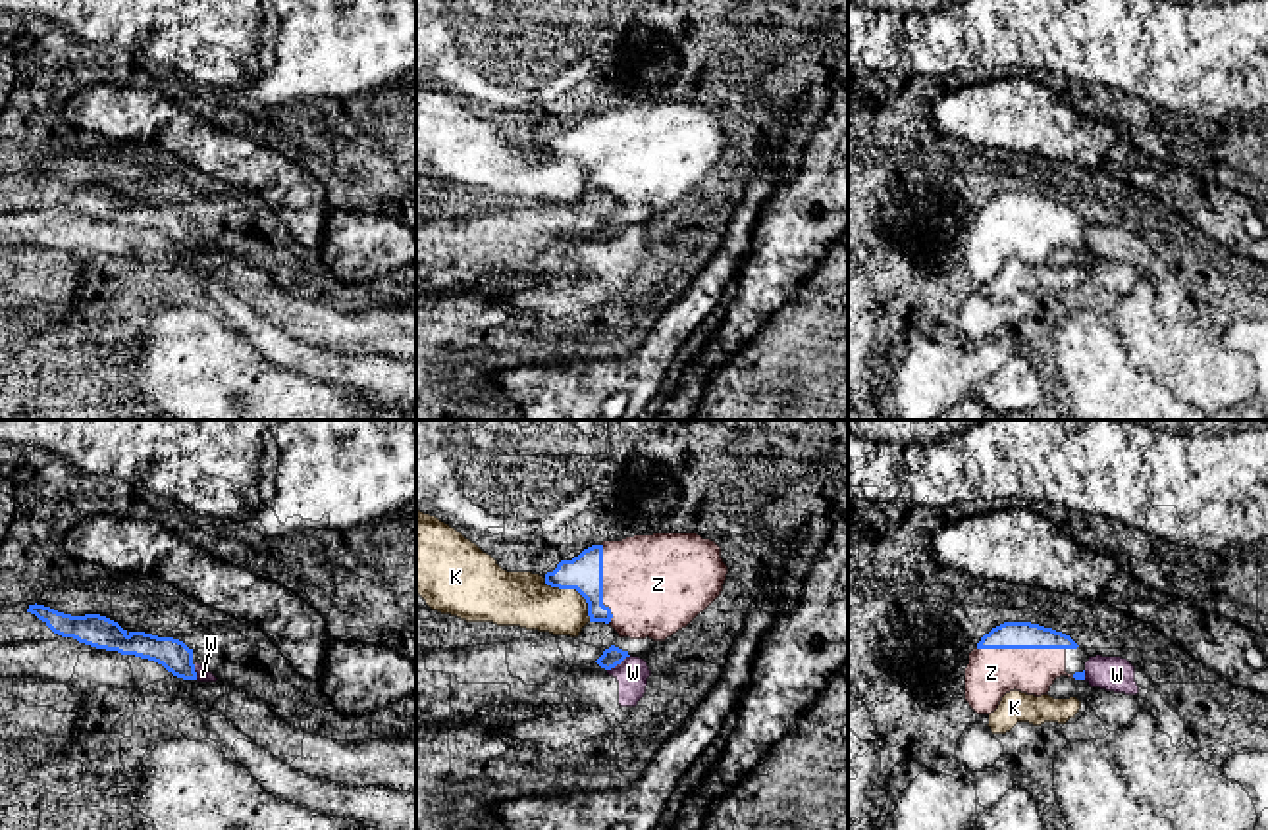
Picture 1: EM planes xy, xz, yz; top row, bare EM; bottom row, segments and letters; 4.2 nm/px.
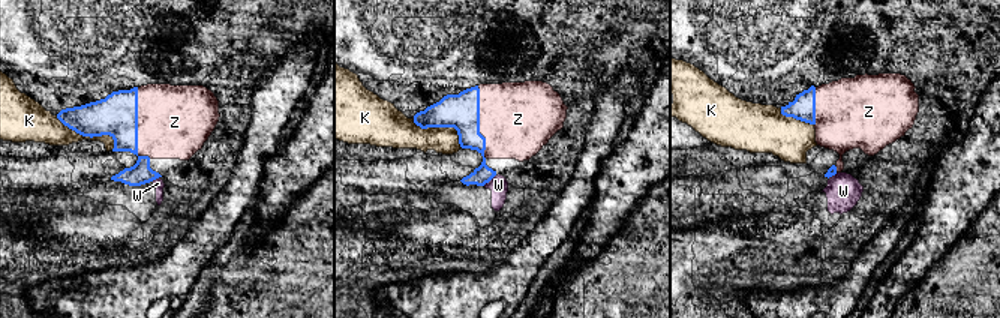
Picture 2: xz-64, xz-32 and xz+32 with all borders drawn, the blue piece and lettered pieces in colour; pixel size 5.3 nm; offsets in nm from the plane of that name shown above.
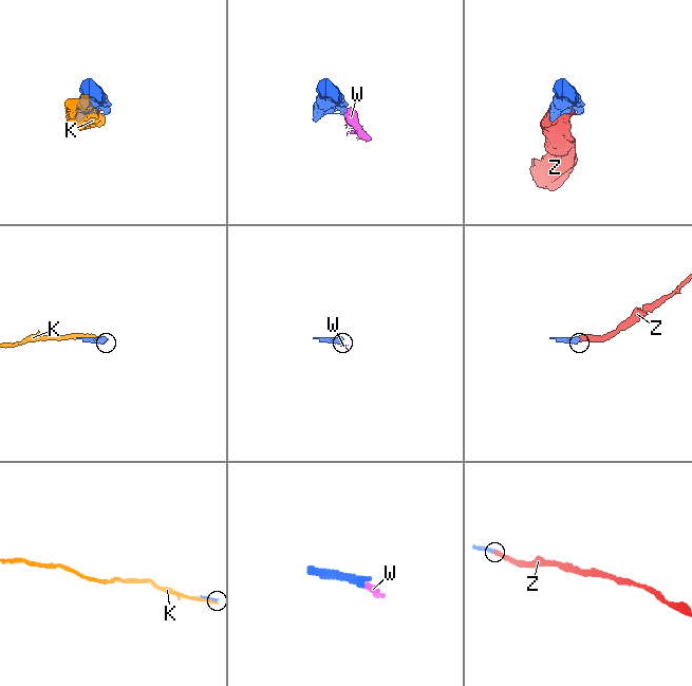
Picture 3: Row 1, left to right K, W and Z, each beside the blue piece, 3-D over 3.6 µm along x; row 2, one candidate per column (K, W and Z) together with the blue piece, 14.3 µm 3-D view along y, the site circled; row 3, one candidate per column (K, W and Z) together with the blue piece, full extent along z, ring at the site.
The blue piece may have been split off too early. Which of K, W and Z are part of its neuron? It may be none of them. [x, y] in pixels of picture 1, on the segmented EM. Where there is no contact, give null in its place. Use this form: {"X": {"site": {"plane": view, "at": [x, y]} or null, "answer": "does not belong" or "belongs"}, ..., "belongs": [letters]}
{"K": {"site": {"plane": "xz", "at": [575, 588]}, "answer": "does not belong"}, "W": {"site": {"plane": "xz", "at": [619, 663]}, "answer": "does not belong"}, "Z": {"site": {"plane": "yz", "at": [1020, 648]}, "answer": "belongs"}, "belongs": ["Z"]}

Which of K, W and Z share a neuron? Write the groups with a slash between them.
K / W / Z

